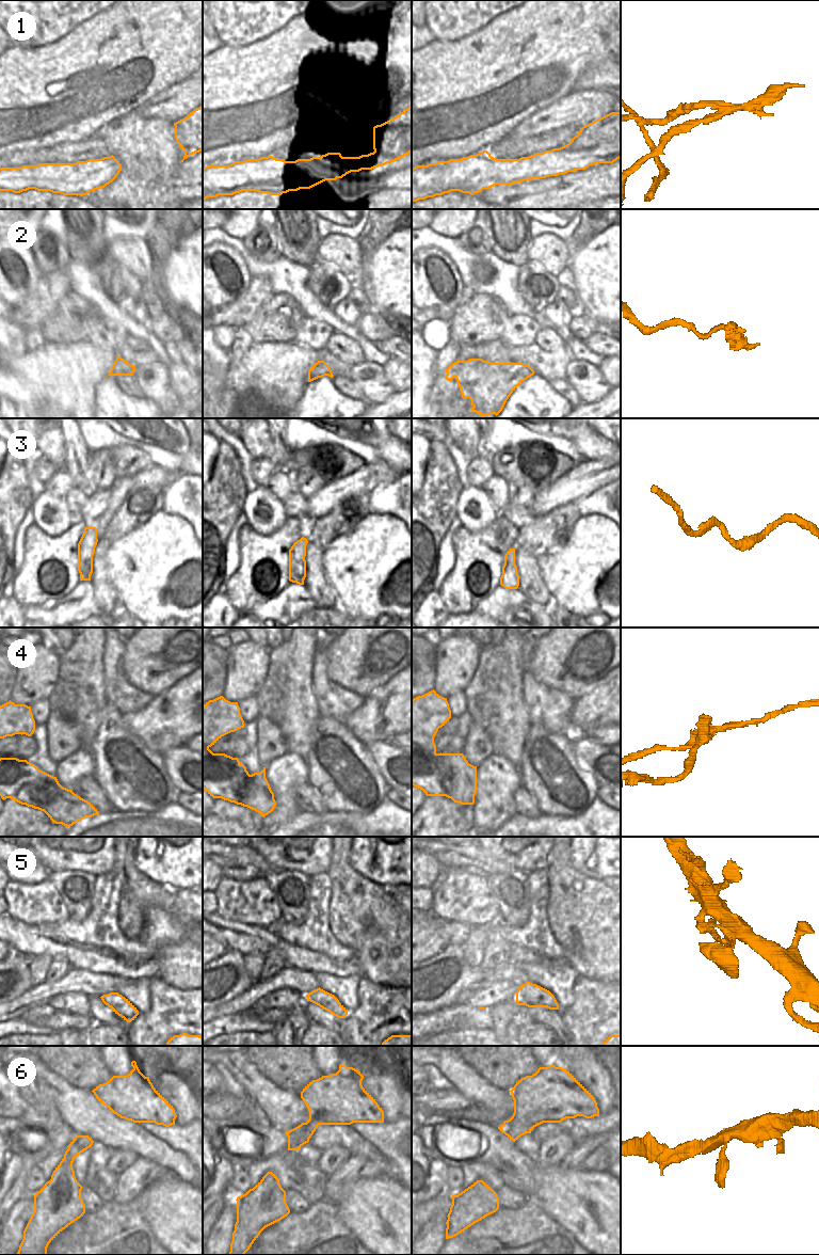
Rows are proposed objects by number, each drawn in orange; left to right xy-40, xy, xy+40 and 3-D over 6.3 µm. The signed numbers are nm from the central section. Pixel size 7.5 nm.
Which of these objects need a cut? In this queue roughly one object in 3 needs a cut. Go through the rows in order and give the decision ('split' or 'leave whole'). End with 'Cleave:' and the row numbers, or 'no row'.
1: split
2: leave whole
3: leave whole
4: split
5: leave whole
6: leave whole
Cleave: 1, 4

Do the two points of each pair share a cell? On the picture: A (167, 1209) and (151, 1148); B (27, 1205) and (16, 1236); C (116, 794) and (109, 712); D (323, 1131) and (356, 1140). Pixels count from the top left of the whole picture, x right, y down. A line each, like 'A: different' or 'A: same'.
A: different
B: same
C: same
D: same

